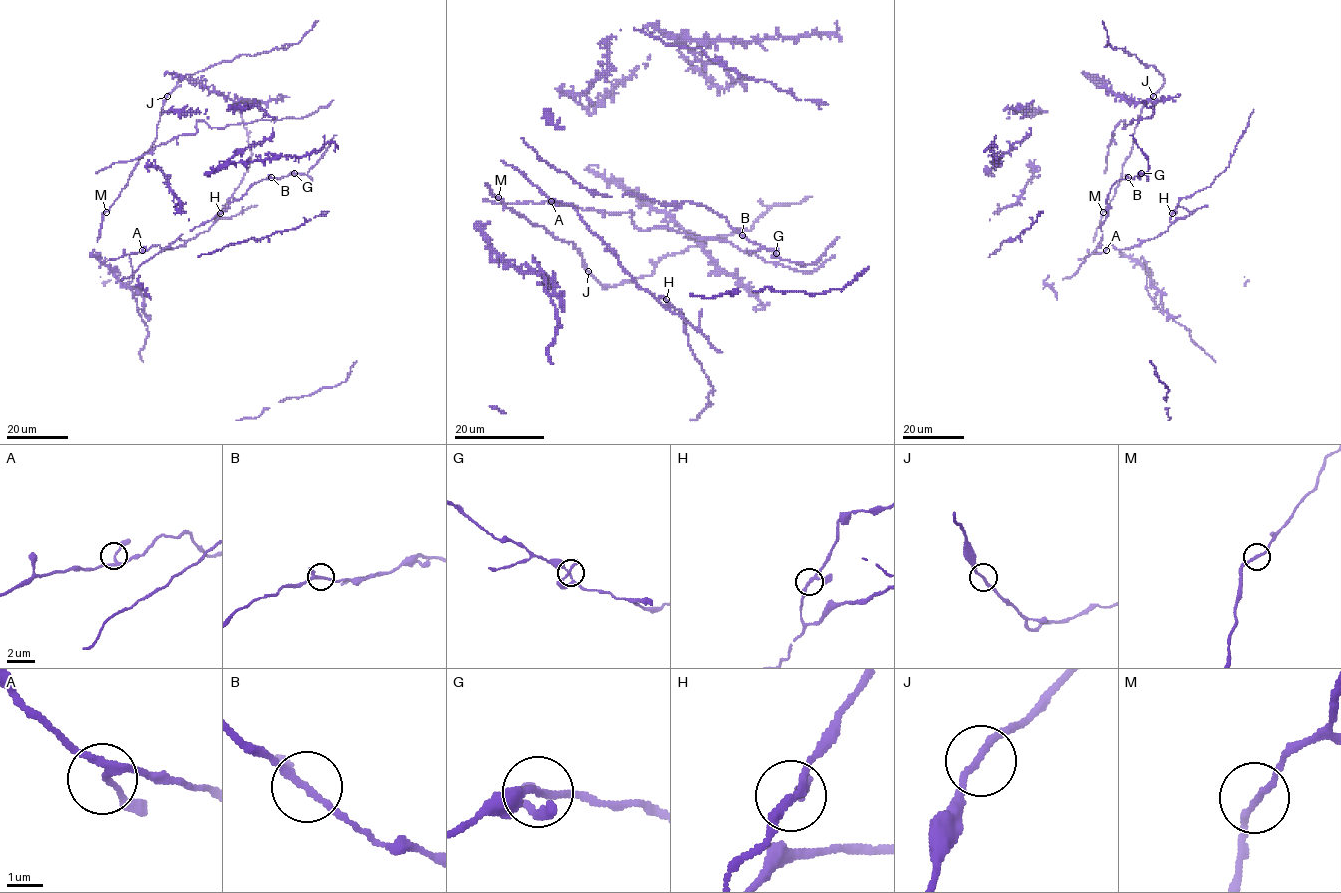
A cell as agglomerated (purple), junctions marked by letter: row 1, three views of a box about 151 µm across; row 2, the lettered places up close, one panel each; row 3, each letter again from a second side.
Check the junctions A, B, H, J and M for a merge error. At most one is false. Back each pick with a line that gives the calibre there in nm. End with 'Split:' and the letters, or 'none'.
Split: none

